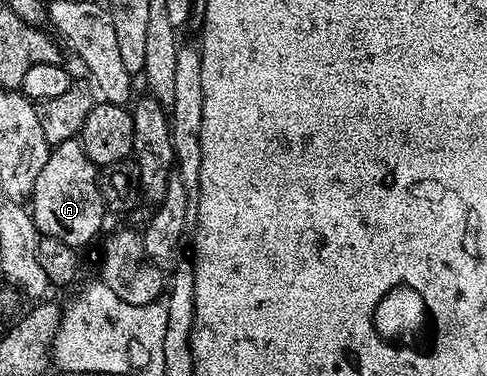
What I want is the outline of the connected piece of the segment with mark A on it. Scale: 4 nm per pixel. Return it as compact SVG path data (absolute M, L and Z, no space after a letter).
M81 139L60 142L50 149L48 162L36 178L33 196L28 209L42 236L51 236L75 250L82 247L102 228L102 219L108 216L101 198L100 168L89 160Z

